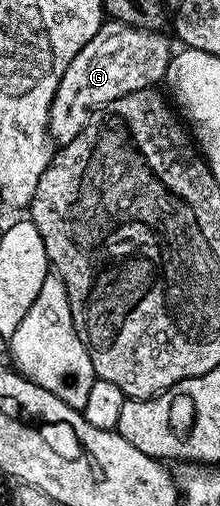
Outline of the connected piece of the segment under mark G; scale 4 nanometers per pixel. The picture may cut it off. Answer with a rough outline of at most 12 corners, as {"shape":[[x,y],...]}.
{"shape":[[106,20],[65,69],[48,131],[73,141],[94,113],[161,83],[164,32]]}

